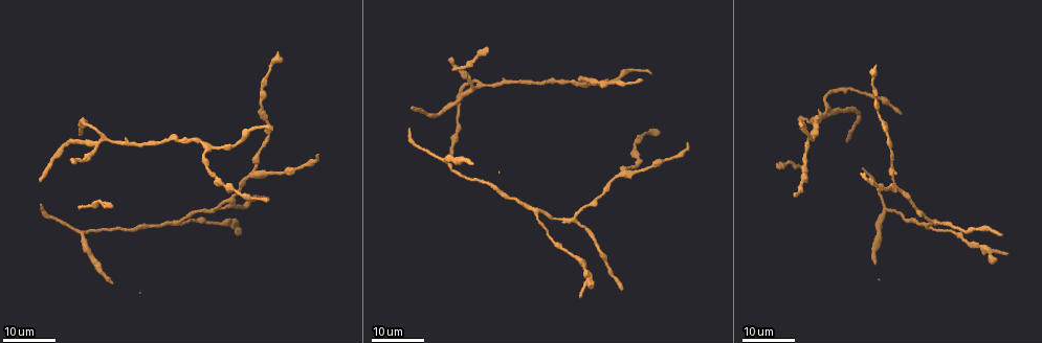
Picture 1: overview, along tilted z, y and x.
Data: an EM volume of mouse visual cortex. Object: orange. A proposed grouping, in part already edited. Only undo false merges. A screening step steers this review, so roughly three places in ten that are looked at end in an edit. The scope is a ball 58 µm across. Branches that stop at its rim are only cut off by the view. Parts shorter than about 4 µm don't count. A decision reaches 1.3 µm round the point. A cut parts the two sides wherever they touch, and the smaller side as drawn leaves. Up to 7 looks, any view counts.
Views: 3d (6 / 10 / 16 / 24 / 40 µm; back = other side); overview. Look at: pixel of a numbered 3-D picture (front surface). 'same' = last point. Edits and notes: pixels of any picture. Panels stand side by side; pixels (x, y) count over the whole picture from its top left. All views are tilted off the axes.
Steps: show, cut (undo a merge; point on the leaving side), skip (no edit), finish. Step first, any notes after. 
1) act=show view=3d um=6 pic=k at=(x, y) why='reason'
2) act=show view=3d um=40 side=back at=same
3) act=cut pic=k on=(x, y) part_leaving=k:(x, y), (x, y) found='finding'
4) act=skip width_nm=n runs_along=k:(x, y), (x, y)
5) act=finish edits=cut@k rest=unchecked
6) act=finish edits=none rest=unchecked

act=show view=3d um=24 pic=1 at=(483, 86) why='three-way junction'

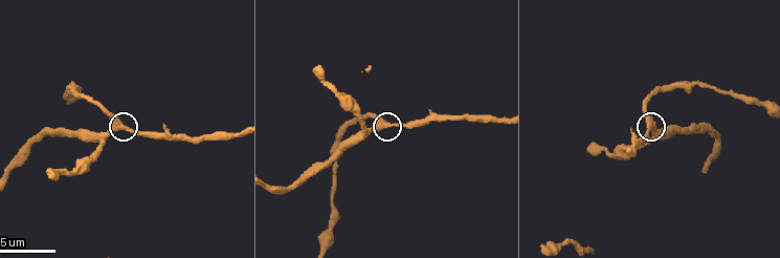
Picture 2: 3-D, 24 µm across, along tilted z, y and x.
act=show view=3d um=6 pic=2 at=(122, 123)

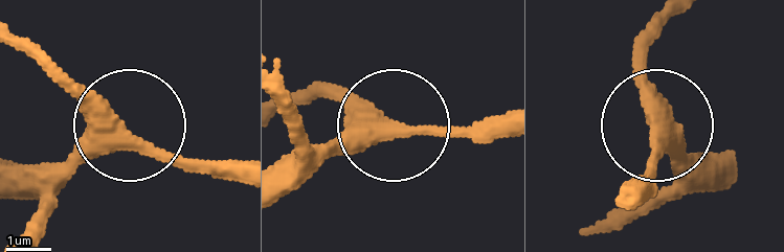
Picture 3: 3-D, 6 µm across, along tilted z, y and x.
act=show view=3d um=6 side=back pic=3 at=(121, 131) why='other side'

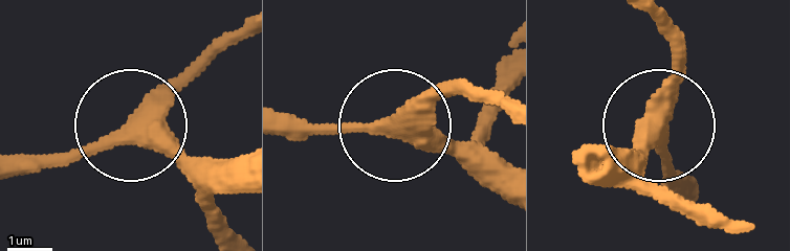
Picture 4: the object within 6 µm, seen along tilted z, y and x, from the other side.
act=skip arms=3 found='all the same cell'

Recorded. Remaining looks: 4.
act=show view=3d um=24 pic=1 at=(206, 151)

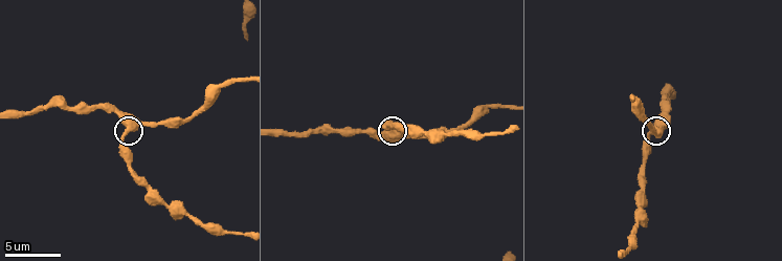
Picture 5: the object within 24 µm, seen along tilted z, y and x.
act=show view=3d um=6 pic=5 at=(128, 129)

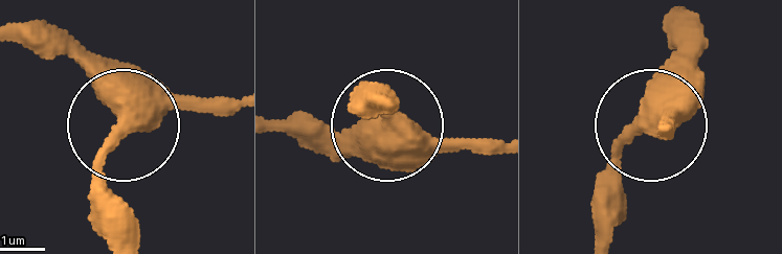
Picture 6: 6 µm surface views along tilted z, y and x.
act=skip width_nm=420 found='all the same cell'

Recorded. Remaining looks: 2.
act=show view=3d um=24 pic=1 at=(255, 174)

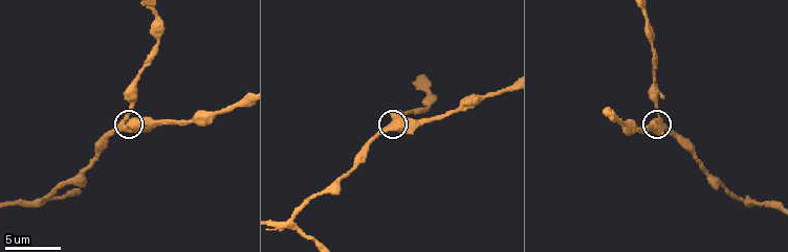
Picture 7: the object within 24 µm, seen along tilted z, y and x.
act=show view=3d um=10 pic=7 at=(133, 120)

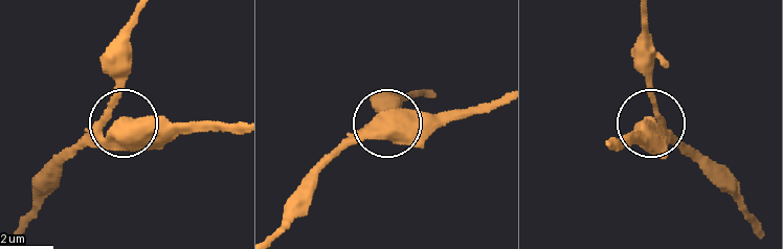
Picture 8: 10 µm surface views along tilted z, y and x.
act=skip width_nm=470 found='all the same cell'

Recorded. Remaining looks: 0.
act=finish edits=none rest=unchecked

